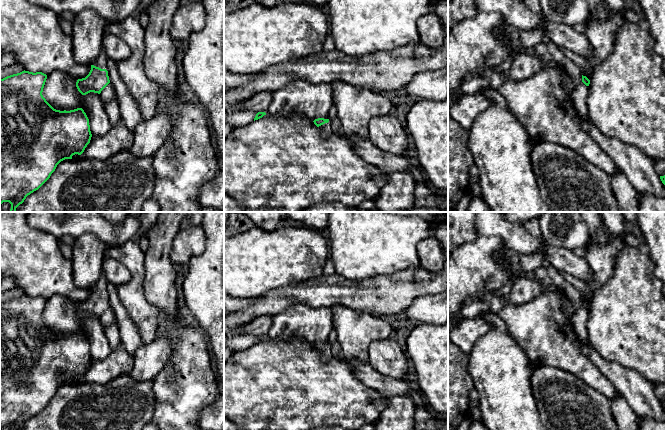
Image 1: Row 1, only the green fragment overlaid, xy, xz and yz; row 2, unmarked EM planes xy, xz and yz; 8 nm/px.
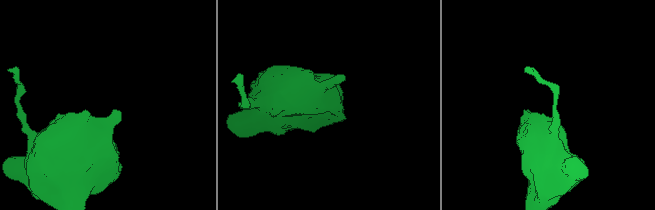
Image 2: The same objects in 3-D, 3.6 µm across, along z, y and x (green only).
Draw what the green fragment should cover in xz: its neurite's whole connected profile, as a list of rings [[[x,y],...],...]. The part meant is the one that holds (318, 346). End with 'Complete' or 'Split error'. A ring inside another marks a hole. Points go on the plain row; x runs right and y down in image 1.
[[[318,342],[315,343],[313,346],[318,351],[321,359],[324,362],[329,362],[334,358],[331,348],[329,347],[329,343]]]. Split error

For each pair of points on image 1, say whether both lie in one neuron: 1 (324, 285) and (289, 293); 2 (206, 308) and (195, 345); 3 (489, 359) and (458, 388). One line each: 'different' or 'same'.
1: same
2: different
3: different

